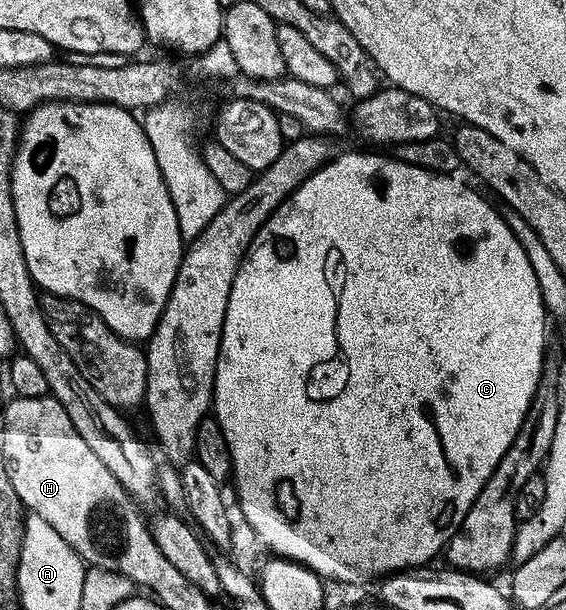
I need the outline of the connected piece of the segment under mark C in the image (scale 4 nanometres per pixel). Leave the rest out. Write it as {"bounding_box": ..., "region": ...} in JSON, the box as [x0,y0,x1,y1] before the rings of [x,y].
{"bounding_box":[214,151,550,585],"region":[[[368,151],[368,152],[372,152],[372,153],[348,153],[348,154],[346,154],[346,155],[345,155],[345,157],[343,157],[343,155],[340,155],[340,156],[337,156],[337,157],[336,157],[336,158],[335,158],[335,159],[334,159],[334,160],[333,160],[333,161],[332,161],[332,162],[331,162],[331,163],[329,163],[329,165],[327,165],[327,166],[326,166],[326,167],[322,167],[322,168],[321,168],[321,169],[319,169],[319,170],[318,170],[318,171],[317,171],[317,172],[316,172],[316,173],[315,173],[315,174],[314,174],[314,176],[312,176],[312,177],[307,177],[307,178],[306,178],[306,179],[305,179],[305,180],[304,180],[304,184],[303,184],[303,185],[301,185],[301,186],[300,186],[300,189],[299,189],[299,190],[298,190],[298,192],[297,192],[297,193],[293,193],[293,194],[292,194],[292,196],[291,196],[291,197],[289,197],[289,198],[288,198],[288,200],[287,200],[287,201],[285,201],[285,202],[284,202],[284,204],[283,204],[283,205],[281,205],[281,206],[280,206],[280,209],[279,209],[279,211],[277,211],[277,213],[276,213],[276,214],[274,214],[274,216],[273,216],[273,217],[271,217],[271,219],[269,219],[269,221],[268,221],[268,222],[267,222],[267,223],[266,223],[266,224],[265,224],[265,225],[264,225],[264,226],[263,226],[263,227],[262,227],[262,231],[261,231],[261,232],[260,232],[260,233],[259,233],[259,235],[258,235],[258,236],[257,236],[257,237],[256,237],[256,244],[255,244],[255,245],[253,245],[253,246],[252,246],[252,248],[251,248],[251,249],[249,249],[249,251],[248,251],[248,255],[247,255],[247,257],[245,257],[245,259],[244,259],[244,262],[243,262],[243,263],[242,263],[242,267],[241,267],[241,268],[240,268],[240,270],[239,270],[239,271],[238,271],[238,279],[234,279],[234,291],[233,291],[233,292],[232,292],[232,294],[231,294],[231,295],[230,295],[230,307],[229,307],[229,308],[228,308],[228,310],[227,310],[227,311],[226,311],[226,327],[225,327],[225,328],[224,328],[224,334],[223,334],[223,335],[222,335],[222,347],[221,347],[221,348],[220,348],[220,358],[219,358],[219,359],[218,359],[218,371],[217,371],[217,372],[216,372],[216,400],[215,400],[215,402],[214,402],[214,418],[215,418],[215,420],[216,420],[216,422],[218,422],[218,423],[219,423],[219,424],[220,424],[220,427],[221,427],[221,429],[222,429],[222,431],[223,431],[223,432],[224,432],[224,433],[225,433],[225,435],[226,435],[226,437],[227,437],[227,438],[228,438],[228,443],[229,443],[229,451],[231,451],[231,453],[232,453],[232,471],[233,471],[233,474],[234,474],[234,486],[235,486],[235,489],[236,489],[236,491],[237,491],[237,495],[238,495],[238,496],[240,496],[240,501],[241,501],[241,505],[242,505],[242,509],[243,509],[243,511],[244,511],[244,512],[245,512],[245,519],[246,519],[246,522],[247,522],[247,523],[250,523],[250,527],[252,527],[252,528],[253,528],[253,529],[254,529],[254,531],[255,531],[255,532],[256,532],[256,539],[257,539],[257,542],[259,542],[259,544],[260,544],[260,545],[261,545],[261,546],[263,546],[263,548],[264,548],[264,545],[265,545],[265,547],[266,547],[266,548],[268,548],[268,549],[269,549],[269,551],[270,551],[270,552],[272,552],[272,553],[269,553],[269,554],[272,554],[272,555],[275,555],[275,556],[276,556],[276,557],[277,557],[277,558],[280,558],[280,559],[283,559],[283,560],[285,560],[285,561],[295,561],[295,562],[296,562],[296,564],[298,564],[298,565],[305,565],[305,567],[307,567],[307,568],[308,568],[308,569],[309,569],[309,570],[310,570],[310,571],[314,571],[314,572],[315,572],[315,573],[317,573],[317,574],[318,574],[318,576],[320,576],[320,577],[321,577],[321,578],[322,578],[322,579],[323,579],[323,580],[324,580],[324,581],[325,581],[325,582],[328,582],[328,583],[331,583],[331,581],[341,581],[341,583],[342,583],[342,584],[344,584],[344,585],[356,585],[356,584],[358,584],[358,583],[359,583],[359,581],[368,581],[368,580],[370,580],[370,579],[371,579],[371,577],[378,577],[378,578],[377,578],[377,579],[384,579],[384,578],[386,578],[386,577],[388,577],[388,576],[389,576],[389,575],[391,575],[391,574],[397,574],[397,573],[402,573],[402,572],[405,572],[405,571],[407,571],[407,570],[419,570],[419,569],[422,569],[422,568],[425,568],[425,567],[428,567],[428,566],[431,566],[431,565],[432,565],[432,564],[433,564],[433,562],[431,562],[431,561],[432,561],[432,560],[434,560],[434,559],[435,559],[435,557],[436,557],[436,556],[438,556],[438,555],[439,555],[439,553],[440,553],[440,556],[441,556],[441,554],[443,554],[443,553],[444,553],[444,552],[445,552],[445,550],[447,550],[447,547],[448,547],[448,545],[449,545],[449,543],[451,543],[451,541],[452,541],[452,540],[454,540],[454,538],[456,538],[456,533],[457,533],[457,532],[458,532],[458,530],[460,530],[460,528],[461,528],[461,527],[462,527],[462,523],[463,523],[463,522],[464,522],[464,520],[465,520],[465,519],[466,519],[466,515],[470,515],[470,511],[471,511],[471,510],[472,510],[472,508],[473,508],[473,507],[474,507],[474,503],[475,503],[475,502],[476,502],[476,500],[477,500],[477,499],[478,499],[478,495],[482,495],[482,491],[483,491],[483,490],[484,490],[484,488],[485,488],[485,487],[486,487],[486,483],[490,483],[490,479],[491,479],[491,478],[492,478],[492,476],[493,476],[493,475],[494,475],[494,471],[498,471],[498,463],[502,463],[502,459],[506,459],[506,451],[510,451],[510,447],[511,447],[511,446],[512,446],[512,444],[513,444],[513,443],[514,443],[514,439],[518,439],[518,431],[522,431],[522,423],[523,423],[523,422],[524,422],[524,420],[525,420],[525,419],[526,419],[526,415],[527,415],[527,414],[528,414],[528,412],[529,412],[529,411],[530,411],[530,407],[531,407],[531,406],[532,406],[532,401],[533,401],[533,399],[535,399],[535,398],[536,398],[536,395],[537,395],[537,393],[539,393],[539,392],[541,392],[541,389],[542,389],[542,385],[540,385],[540,380],[542,380],[542,382],[543,382],[543,381],[544,381],[544,380],[545,380],[545,377],[546,377],[546,376],[545,376],[545,373],[544,373],[544,367],[545,367],[545,364],[546,364],[546,356],[545,356],[545,357],[544,357],[544,352],[546,352],[546,351],[547,351],[547,349],[548,349],[548,324],[550,324],[550,318],[549,318],[549,316],[548,316],[548,309],[547,309],[547,307],[546,307],[546,306],[545,306],[545,305],[544,305],[544,300],[543,300],[543,299],[542,299],[542,287],[538,287],[538,275],[534,275],[534,267],[530,267],[530,259],[526,259],[526,251],[525,251],[525,250],[524,250],[524,248],[523,248],[523,247],[522,247],[522,243],[518,243],[518,239],[517,239],[517,238],[516,238],[516,236],[515,236],[515,235],[514,235],[514,231],[510,231],[510,227],[509,227],[509,226],[508,226],[508,223],[507,223],[507,220],[506,220],[506,217],[505,217],[505,214],[504,214],[504,213],[503,213],[503,212],[502,212],[502,213],[501,213],[501,214],[500,214],[500,213],[499,213],[499,211],[498,211],[498,210],[496,210],[496,209],[495,209],[495,207],[494,207],[494,206],[492,206],[492,205],[491,205],[491,203],[490,203],[490,202],[488,202],[488,201],[487,201],[487,199],[486,199],[486,198],[484,198],[484,197],[483,197],[483,195],[482,195],[482,193],[483,193],[483,192],[480,192],[480,191],[477,191],[477,190],[476,190],[476,189],[475,189],[475,188],[472,188],[472,187],[470,187],[470,186],[464,186],[464,185],[463,185],[463,183],[461,183],[461,182],[460,182],[460,179],[459,179],[459,178],[457,178],[457,177],[456,177],[456,176],[455,176],[455,175],[449,175],[449,174],[447,174],[447,173],[431,173],[431,172],[430,172],[430,171],[426,171],[426,170],[425,170],[425,169],[419,169],[419,168],[418,168],[418,167],[414,167],[414,166],[413,166],[413,165],[407,165],[407,163],[406,163],[406,162],[405,162],[405,161],[398,161],[398,160],[396,160],[396,158],[395,158],[395,156],[392,156],[392,155],[388,155],[388,157],[379,157],[379,155],[378,155],[378,154],[376,154],[376,153],[379,153],[379,152],[376,152],[376,151]]]}

